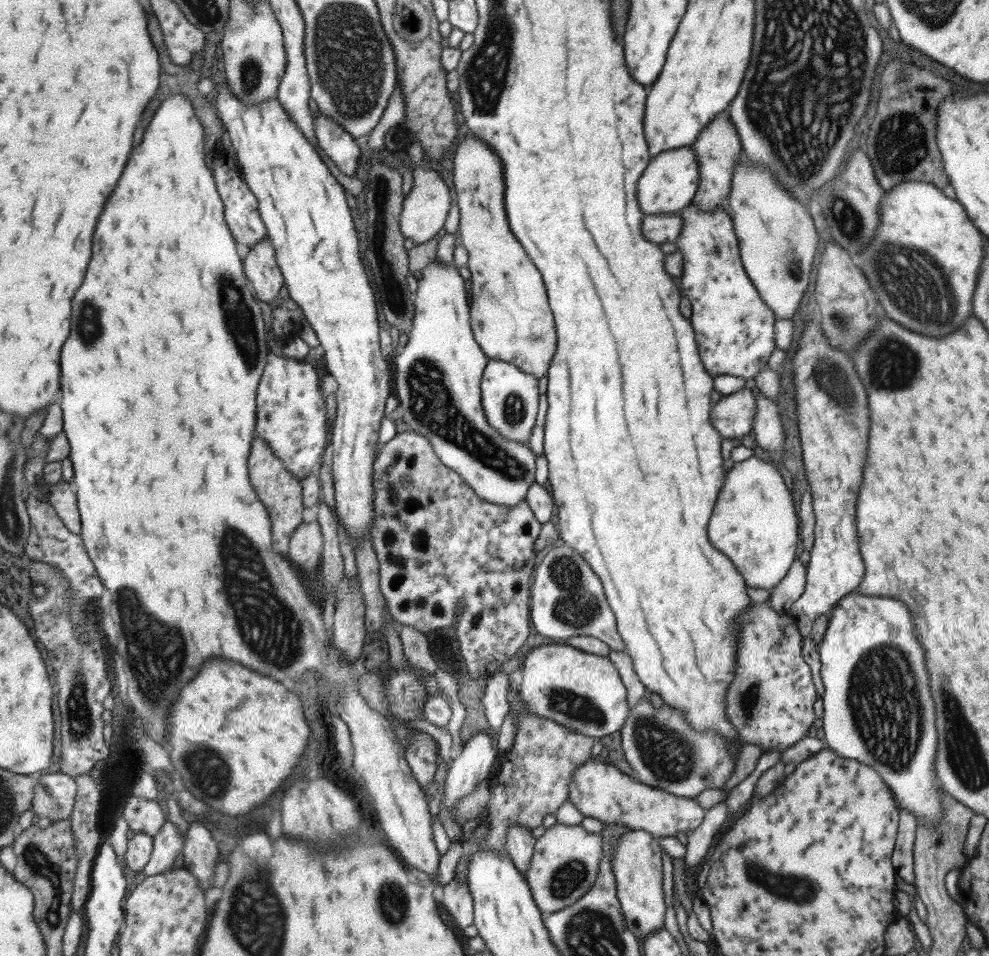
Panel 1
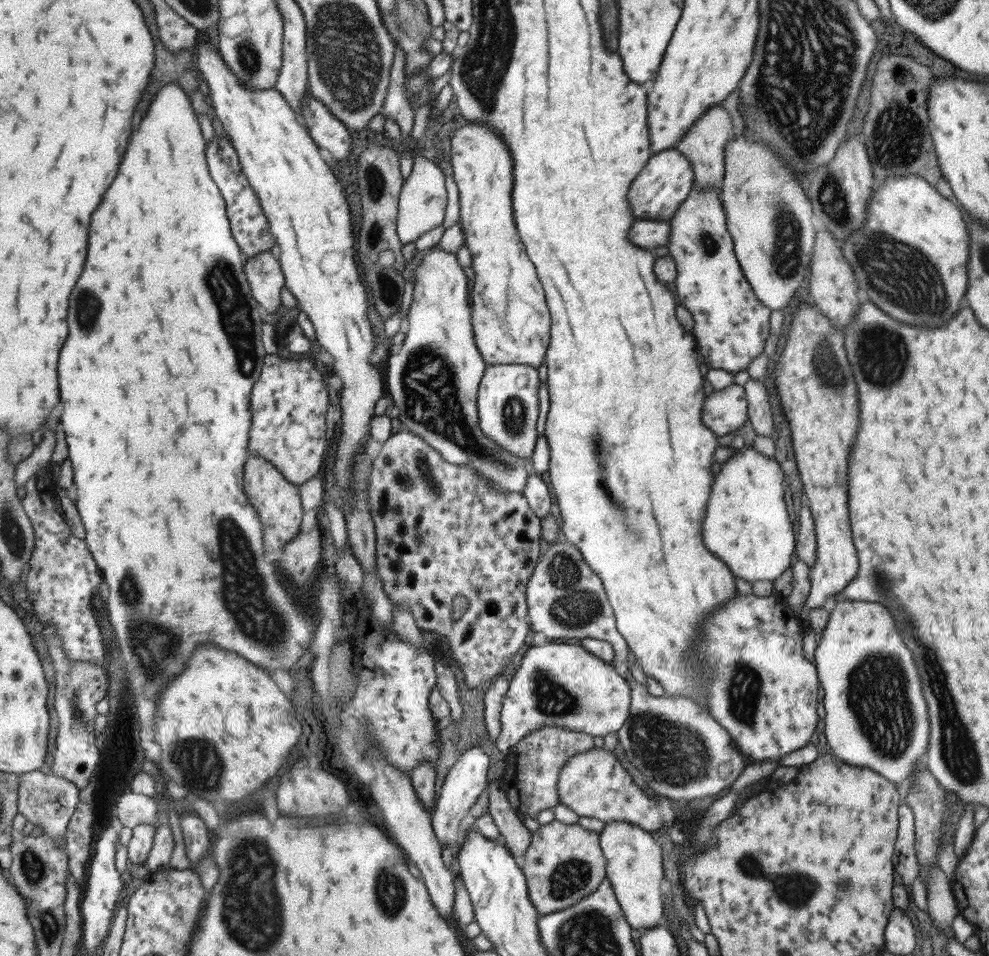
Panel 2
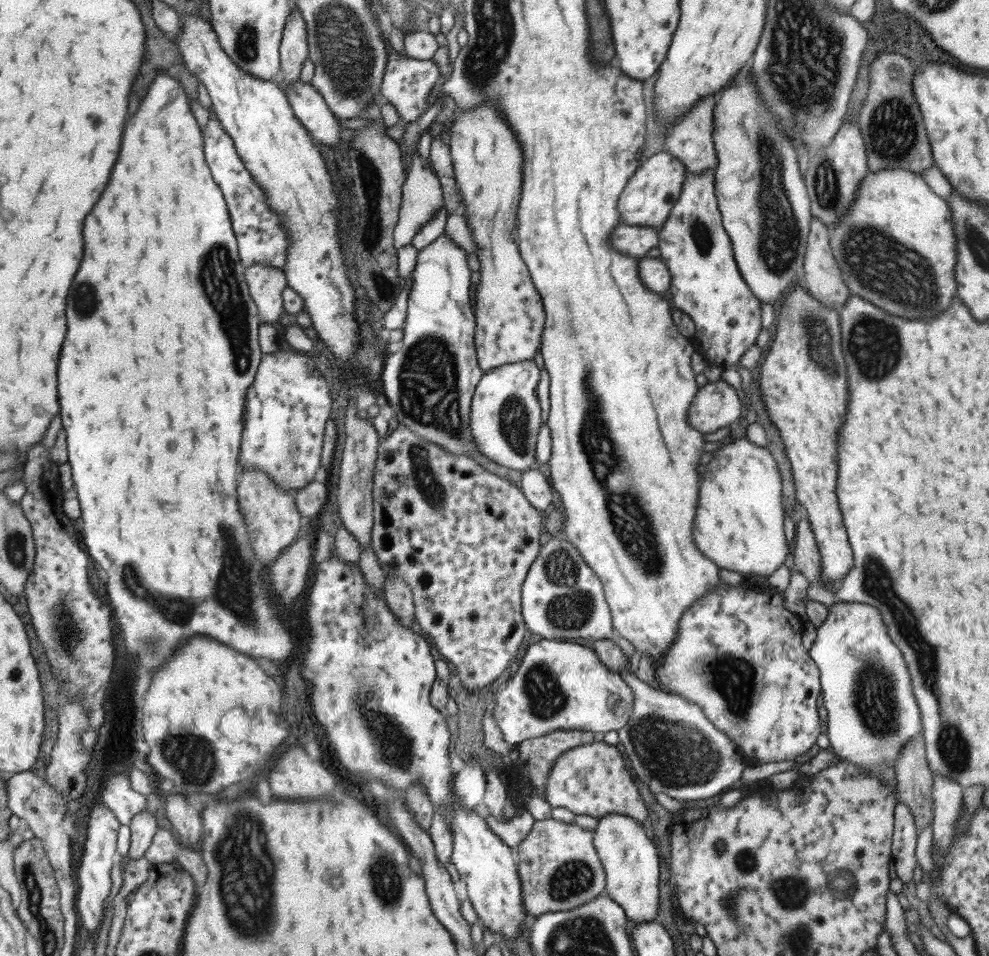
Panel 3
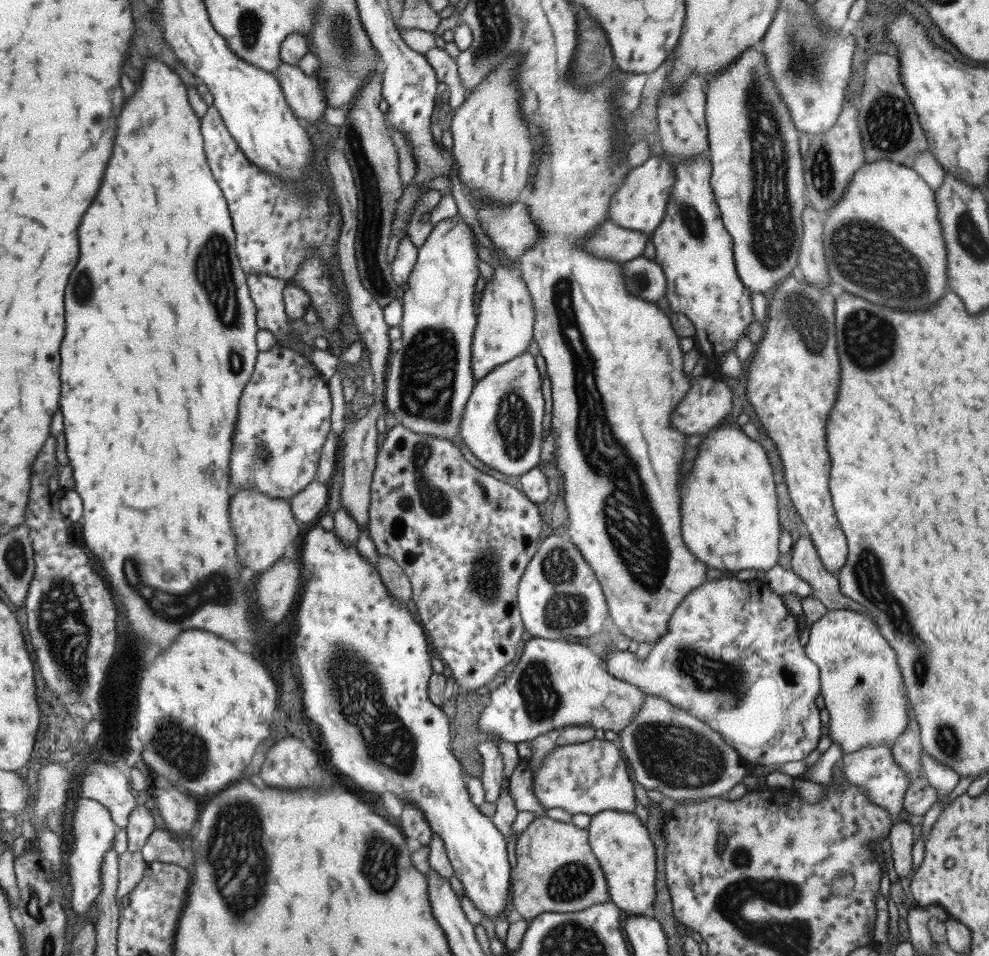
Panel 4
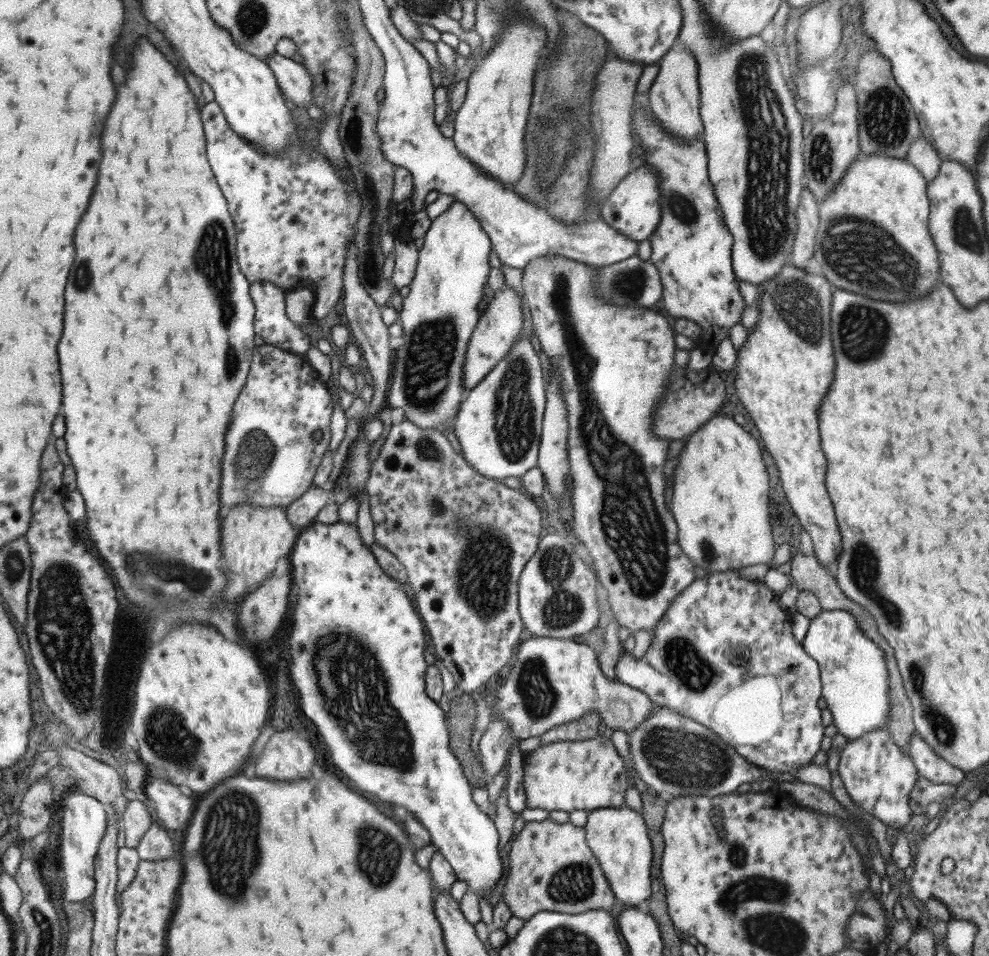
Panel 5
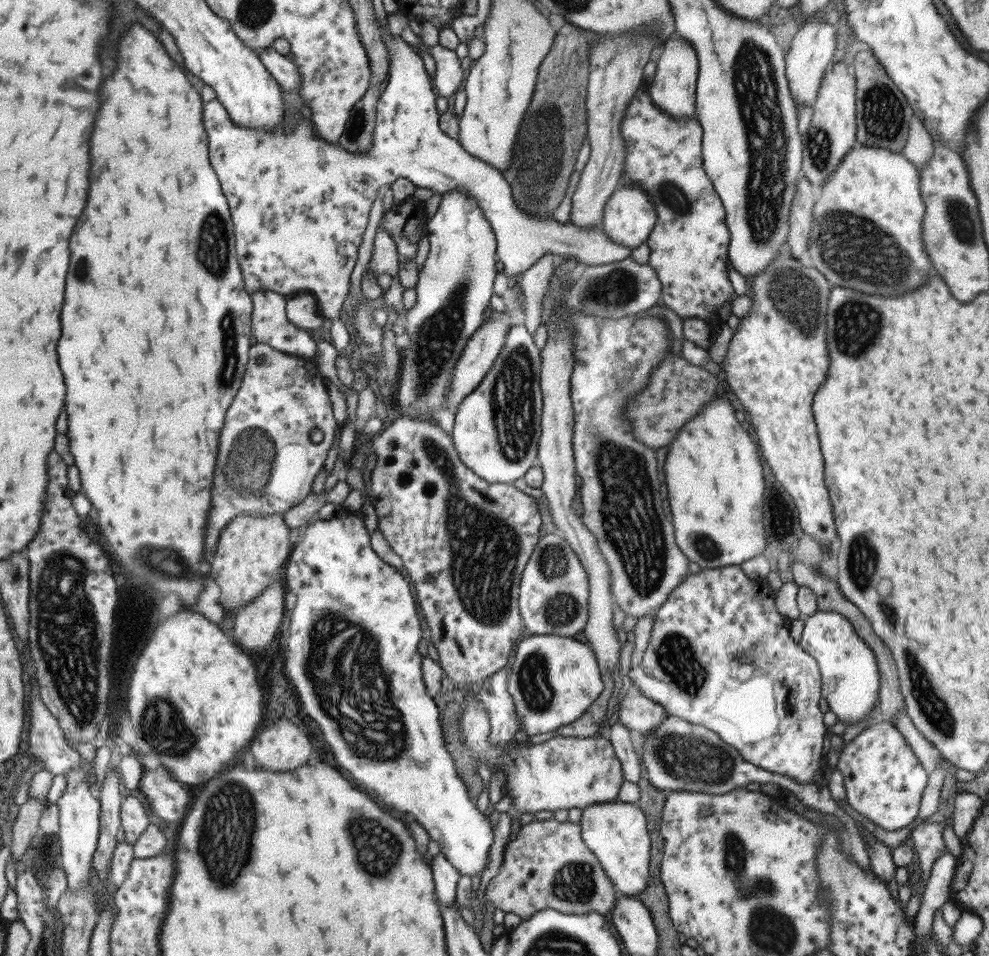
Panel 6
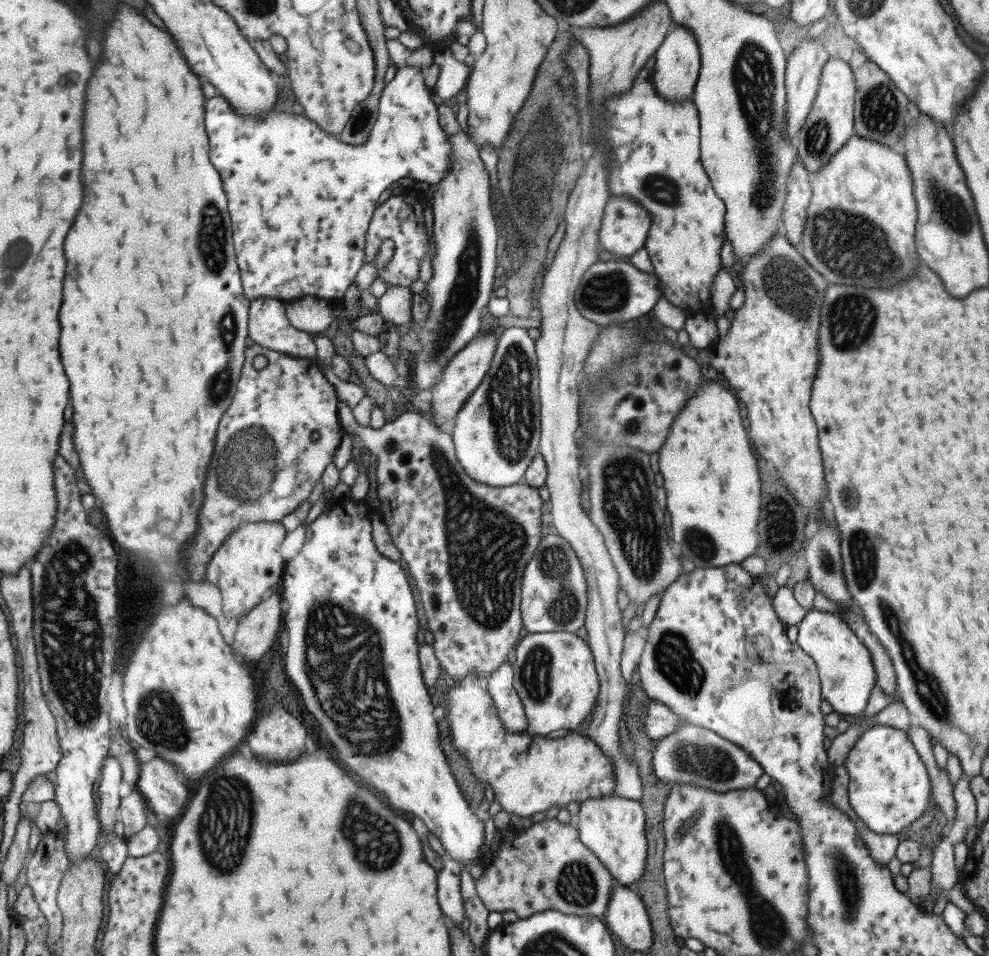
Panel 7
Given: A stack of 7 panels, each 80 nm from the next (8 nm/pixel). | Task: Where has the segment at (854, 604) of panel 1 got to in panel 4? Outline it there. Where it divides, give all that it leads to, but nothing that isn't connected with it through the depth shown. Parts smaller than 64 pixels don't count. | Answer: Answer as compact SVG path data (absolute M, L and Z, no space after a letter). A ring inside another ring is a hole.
M827 610L819 620L808 626L807 644L804 646L805 656L816 664L820 695L828 713L828 736L841 746L842 754L850 753L863 747L887 745L904 731L910 718L914 718L909 701L901 686L901 671L897 667L897 657L891 646L883 639L878 626L871 615L852 610Z

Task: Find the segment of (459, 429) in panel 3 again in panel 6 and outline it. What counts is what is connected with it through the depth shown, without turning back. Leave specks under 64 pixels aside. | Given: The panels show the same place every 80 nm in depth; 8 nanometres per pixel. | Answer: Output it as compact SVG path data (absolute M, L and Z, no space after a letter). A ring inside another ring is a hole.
M459 190L442 195L442 201L432 219L427 222L429 253L420 271L416 305L408 310L404 331L410 343L402 351L402 372L400 382L393 392L393 400L401 406L413 406L419 411L420 419L431 420L435 408L446 407L446 394L454 375L455 365L464 352L470 338L483 326L485 312L493 298L493 286L498 276L498 236L487 220L479 201Z

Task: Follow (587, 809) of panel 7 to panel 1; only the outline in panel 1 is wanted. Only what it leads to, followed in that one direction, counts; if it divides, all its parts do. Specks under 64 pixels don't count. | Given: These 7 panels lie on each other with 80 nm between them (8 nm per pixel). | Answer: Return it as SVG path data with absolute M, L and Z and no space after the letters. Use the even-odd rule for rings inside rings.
M629 829L614 844L613 873L625 926L631 934L650 935L663 928L665 904L661 890L661 847L658 838L642 830Z

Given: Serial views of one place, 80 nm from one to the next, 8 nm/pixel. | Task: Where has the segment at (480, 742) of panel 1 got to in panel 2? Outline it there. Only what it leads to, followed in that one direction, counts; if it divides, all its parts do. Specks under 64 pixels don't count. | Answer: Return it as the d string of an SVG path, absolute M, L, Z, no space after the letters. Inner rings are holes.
M472 747L465 751L450 769L444 785L442 786L440 797L436 801L436 809L433 812L432 823L437 838L442 844L448 844L451 849L458 848L462 839L462 831L459 830L461 820L469 814L469 810L475 806L483 790L488 788L489 783L489 764L491 758L483 752L482 747Z

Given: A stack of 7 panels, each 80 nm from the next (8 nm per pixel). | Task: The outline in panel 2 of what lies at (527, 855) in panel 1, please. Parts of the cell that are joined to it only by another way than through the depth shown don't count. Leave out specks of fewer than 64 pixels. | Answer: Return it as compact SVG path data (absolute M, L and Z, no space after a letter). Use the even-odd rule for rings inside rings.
M501 779L490 782L488 798L489 813L503 836L503 844L512 850L513 856L523 859L526 848L531 844L532 833L513 810L508 794L502 789Z

